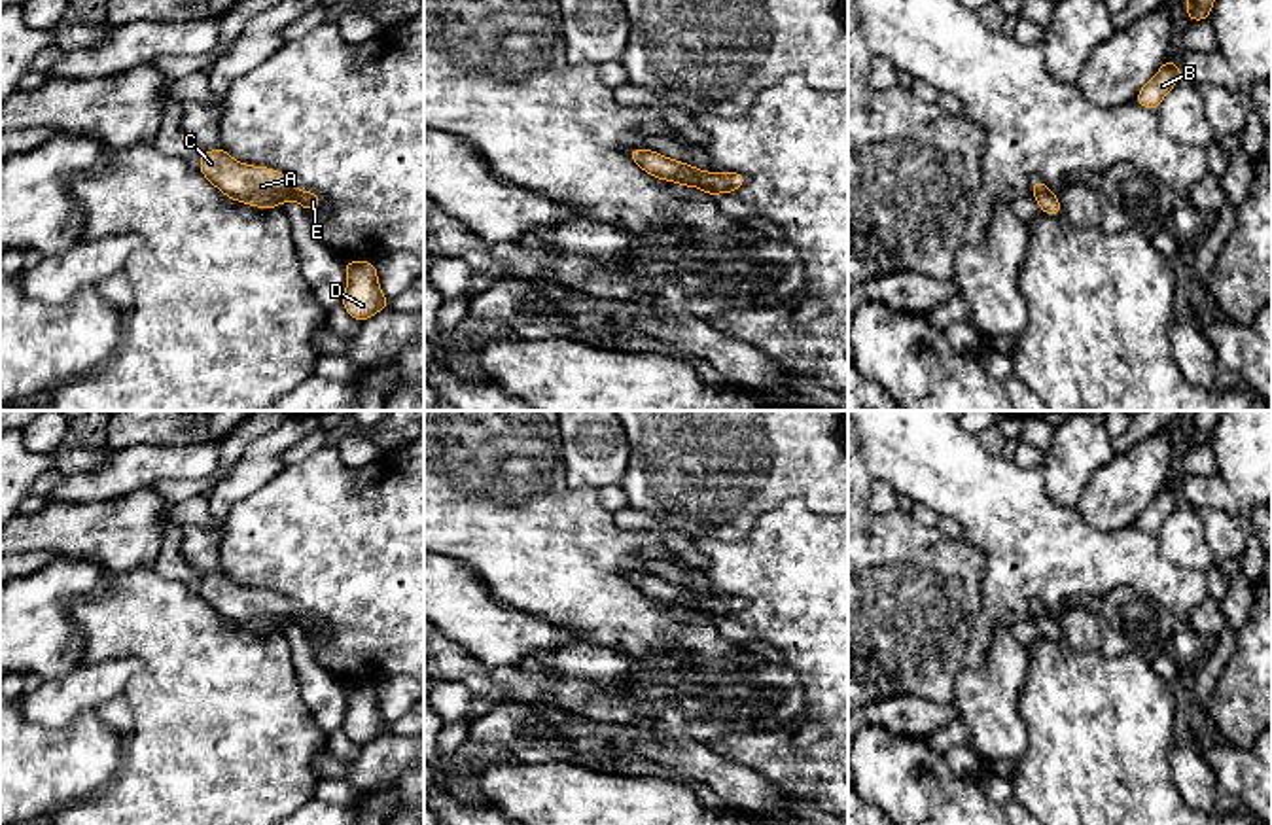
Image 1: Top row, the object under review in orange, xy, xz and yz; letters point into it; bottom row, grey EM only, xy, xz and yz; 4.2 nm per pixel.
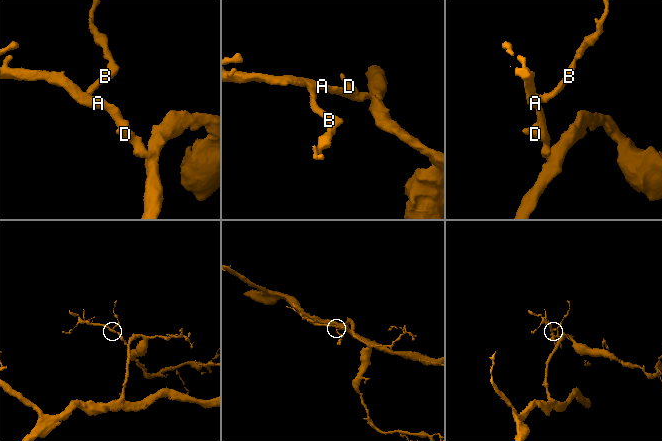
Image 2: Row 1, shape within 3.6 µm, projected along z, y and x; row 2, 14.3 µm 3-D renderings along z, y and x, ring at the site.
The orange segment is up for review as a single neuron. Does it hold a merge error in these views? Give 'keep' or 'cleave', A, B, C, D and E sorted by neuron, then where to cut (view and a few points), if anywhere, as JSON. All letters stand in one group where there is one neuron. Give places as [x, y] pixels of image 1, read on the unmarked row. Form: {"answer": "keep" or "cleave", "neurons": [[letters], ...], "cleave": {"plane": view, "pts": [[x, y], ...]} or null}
{"answer": "keep", "neurons": [["A", "B", "C", "D", "E"]], "cleave": null}

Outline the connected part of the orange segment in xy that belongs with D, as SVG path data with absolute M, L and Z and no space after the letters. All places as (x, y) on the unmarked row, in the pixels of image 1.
M344 685L346 713L344 734L360 747L390 730L377 702L377 689L369 685Z

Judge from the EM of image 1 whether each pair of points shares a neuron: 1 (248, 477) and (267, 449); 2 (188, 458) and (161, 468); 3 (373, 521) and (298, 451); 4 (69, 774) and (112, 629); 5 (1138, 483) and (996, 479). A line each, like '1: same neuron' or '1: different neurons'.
1: same neuron
2: same neuron
3: different neurons
4: different neurons
5: different neurons

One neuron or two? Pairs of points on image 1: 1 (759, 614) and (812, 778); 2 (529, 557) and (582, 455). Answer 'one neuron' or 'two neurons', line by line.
1: one neuron
2: two neurons

